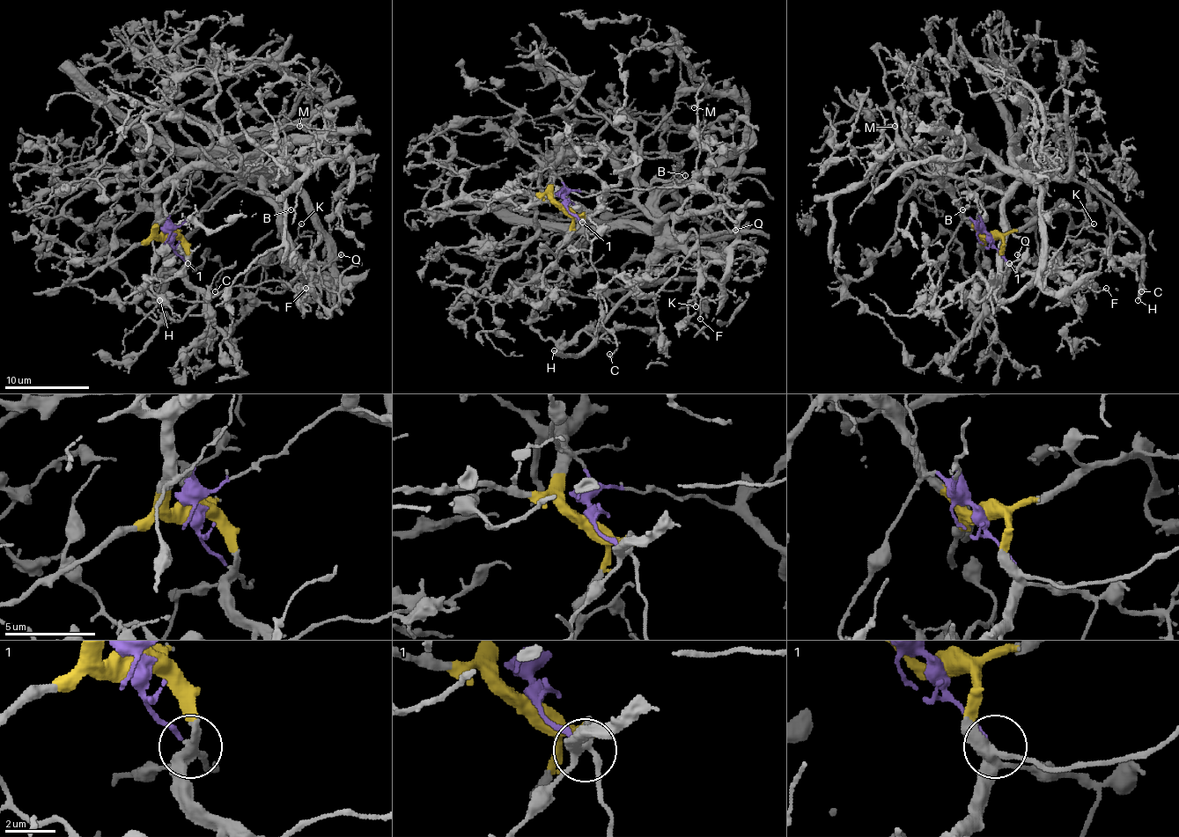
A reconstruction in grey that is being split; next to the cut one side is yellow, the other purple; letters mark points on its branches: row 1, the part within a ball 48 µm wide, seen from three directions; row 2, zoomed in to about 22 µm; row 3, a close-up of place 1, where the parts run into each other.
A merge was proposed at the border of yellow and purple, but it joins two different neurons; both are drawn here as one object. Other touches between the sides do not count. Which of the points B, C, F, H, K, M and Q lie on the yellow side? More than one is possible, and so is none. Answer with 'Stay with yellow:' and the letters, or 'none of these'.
Stay with yellow: none of these

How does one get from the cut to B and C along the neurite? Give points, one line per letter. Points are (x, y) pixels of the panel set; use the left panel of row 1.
B: (169, 238), (176, 226), (208, 211), (235, 188), (268, 193), (291, 209)
C: (169, 238), (169, 245), (195, 271), (203, 264), (208, 250), (208, 256), (220, 264), (223, 271), (214, 292)

